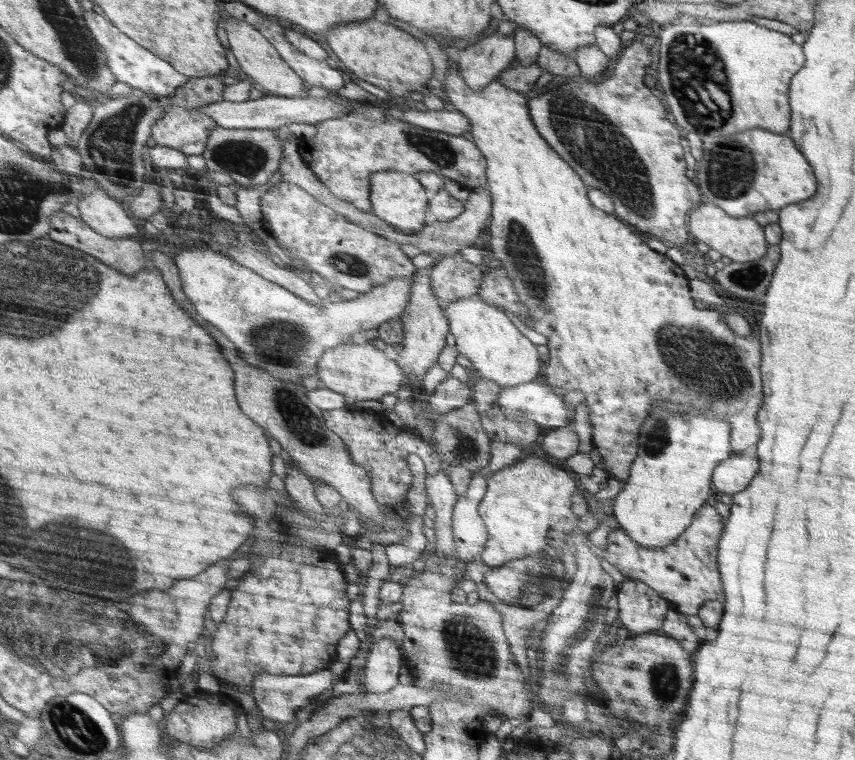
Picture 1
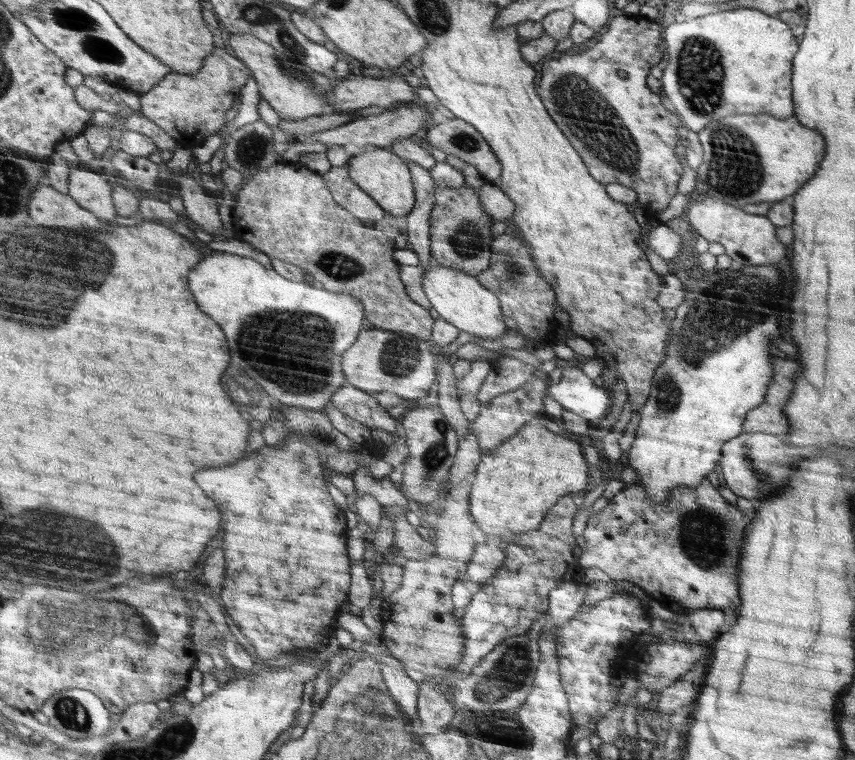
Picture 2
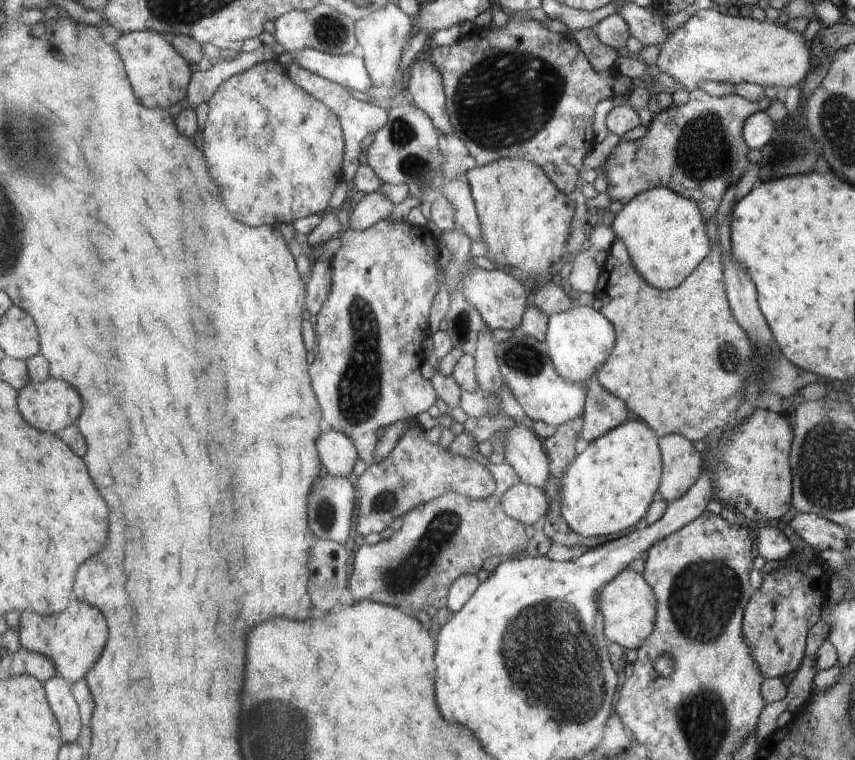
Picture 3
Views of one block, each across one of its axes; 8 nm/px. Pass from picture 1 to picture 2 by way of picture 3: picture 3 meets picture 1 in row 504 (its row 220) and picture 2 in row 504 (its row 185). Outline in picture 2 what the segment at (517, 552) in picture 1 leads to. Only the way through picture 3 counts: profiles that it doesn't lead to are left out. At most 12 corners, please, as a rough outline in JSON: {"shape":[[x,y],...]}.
{"shape":[[526,422],[484,451],[469,512],[488,537],[536,531],[588,484],[580,444]]}

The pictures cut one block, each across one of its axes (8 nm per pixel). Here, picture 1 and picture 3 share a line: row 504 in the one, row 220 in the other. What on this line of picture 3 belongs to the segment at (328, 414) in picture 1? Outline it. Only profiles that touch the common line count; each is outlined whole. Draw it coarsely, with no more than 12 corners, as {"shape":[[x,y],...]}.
{"shape":[[349,227],[318,314],[324,420],[378,430],[438,406],[426,370],[440,232]]}

